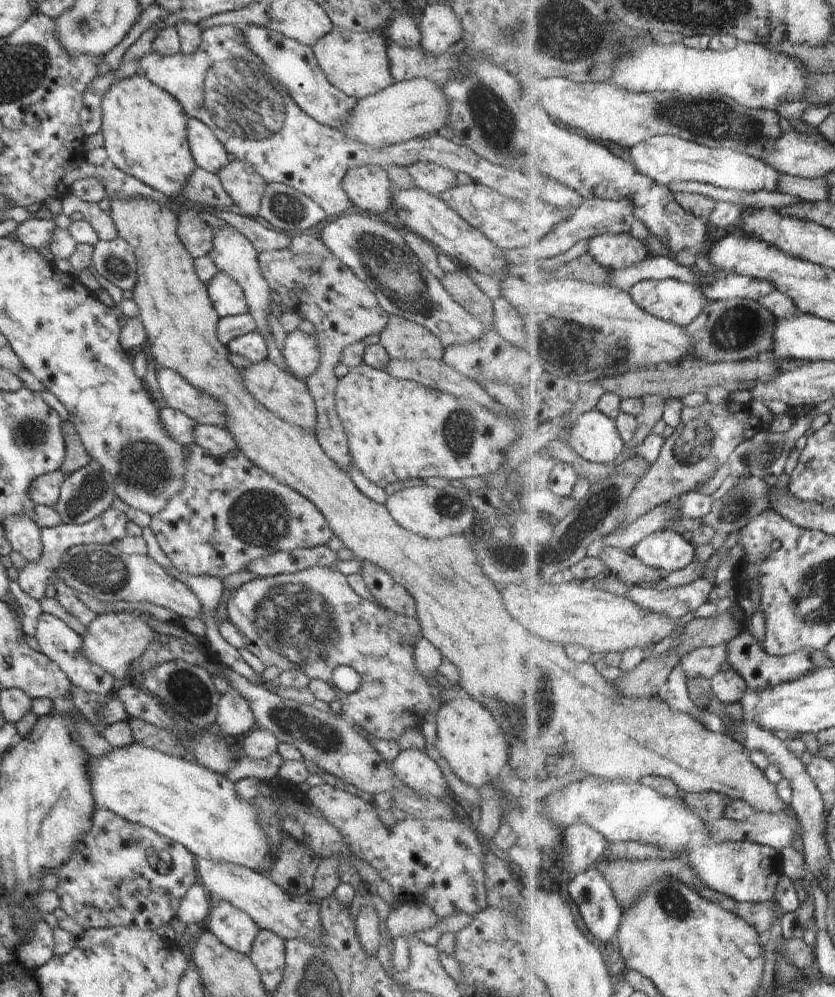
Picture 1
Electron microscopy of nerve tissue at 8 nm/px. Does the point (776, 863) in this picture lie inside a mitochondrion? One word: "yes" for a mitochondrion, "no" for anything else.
no

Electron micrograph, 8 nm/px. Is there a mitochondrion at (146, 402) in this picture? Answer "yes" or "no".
no

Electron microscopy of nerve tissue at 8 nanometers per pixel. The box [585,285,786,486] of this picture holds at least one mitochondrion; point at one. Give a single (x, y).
(737, 329)

